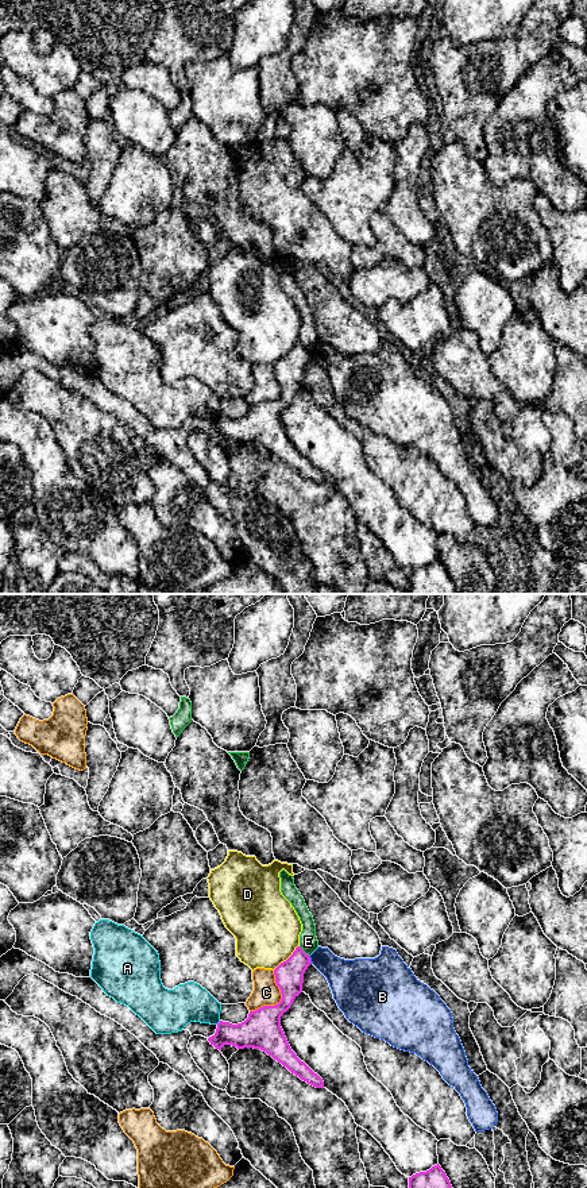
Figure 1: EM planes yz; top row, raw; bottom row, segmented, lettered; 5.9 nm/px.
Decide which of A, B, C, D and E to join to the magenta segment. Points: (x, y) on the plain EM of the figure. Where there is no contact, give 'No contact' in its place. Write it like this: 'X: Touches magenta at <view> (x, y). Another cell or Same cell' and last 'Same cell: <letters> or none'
A: Touches magenta at yz (219, 417). Another cell
B: Touches magenta at yz (309, 355). Another cell
C: Touches magenta at yz (281, 396). Another cell
D: Touches magenta at yz (288, 354). Another cell
E: Touches magenta at yz (302, 346). Another cell
Same cell: none

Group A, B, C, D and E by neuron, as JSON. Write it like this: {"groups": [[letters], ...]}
{"groups": [["A"], ["B"], ["C"], ["D"], ["E"]]}

